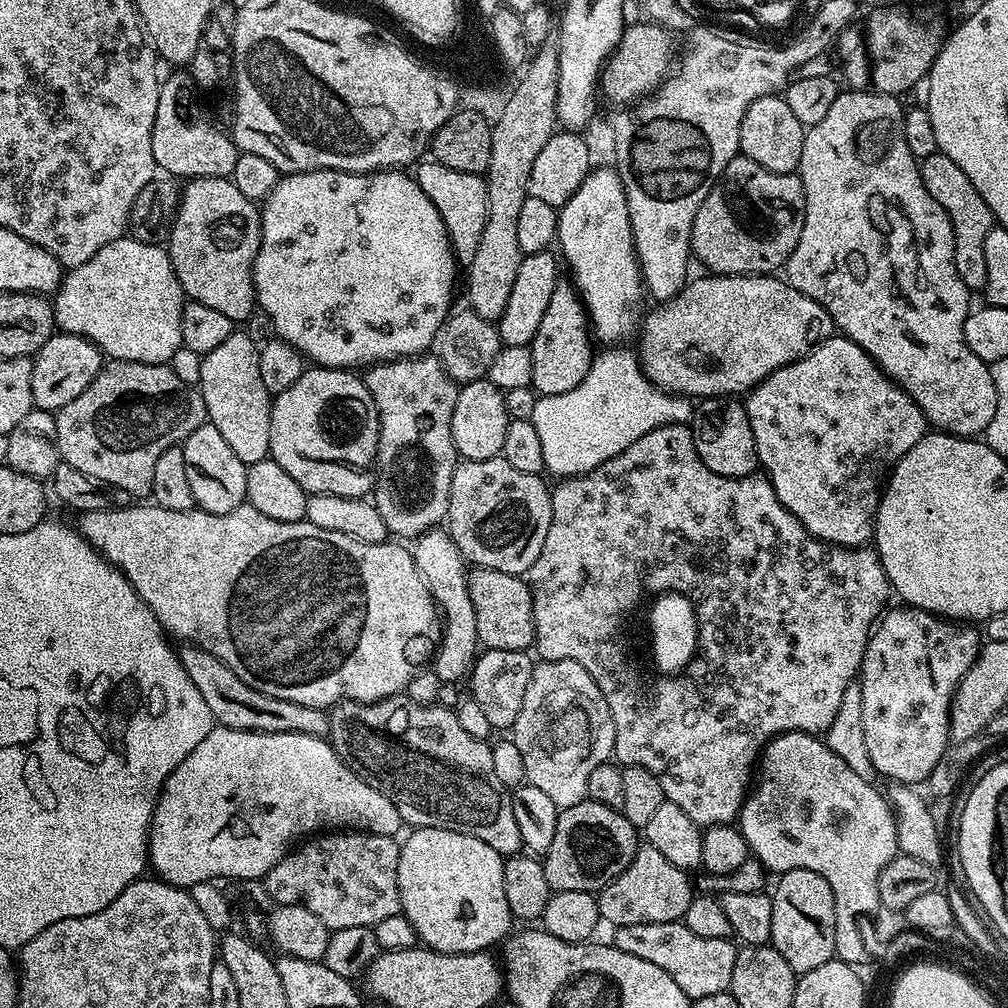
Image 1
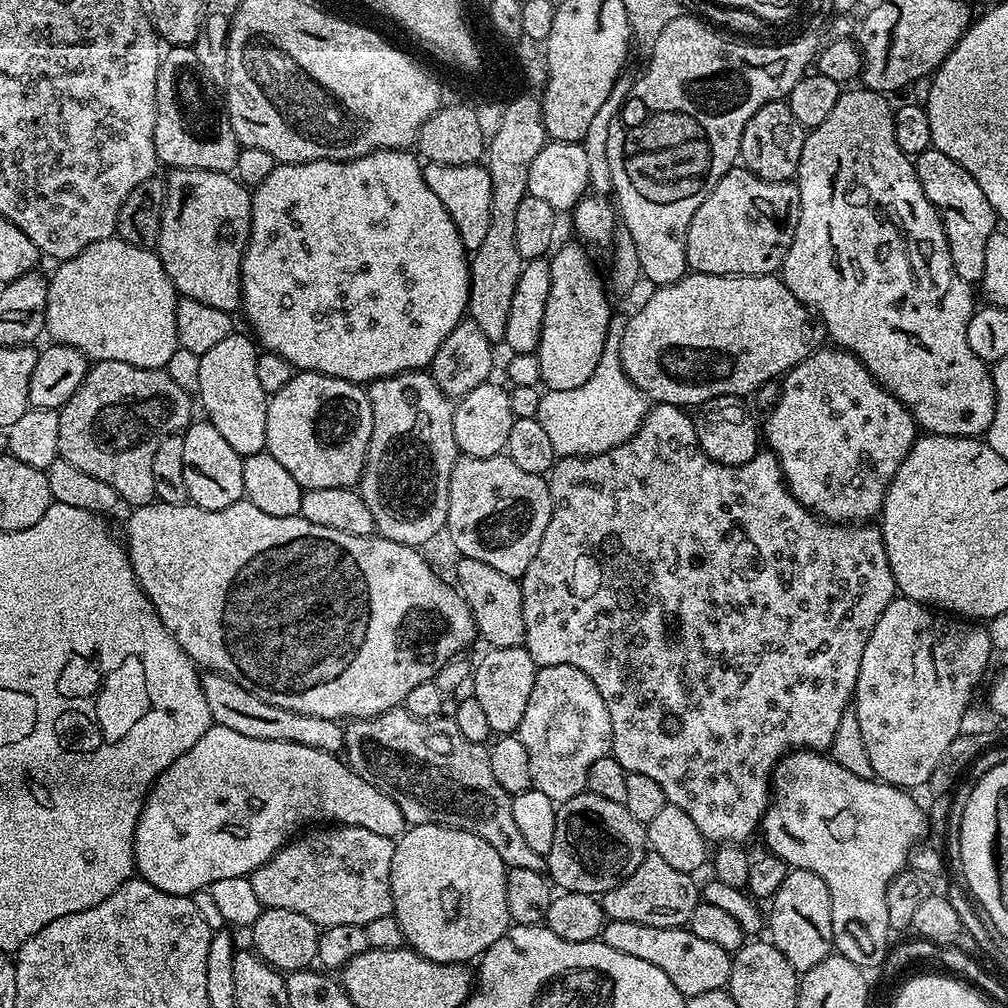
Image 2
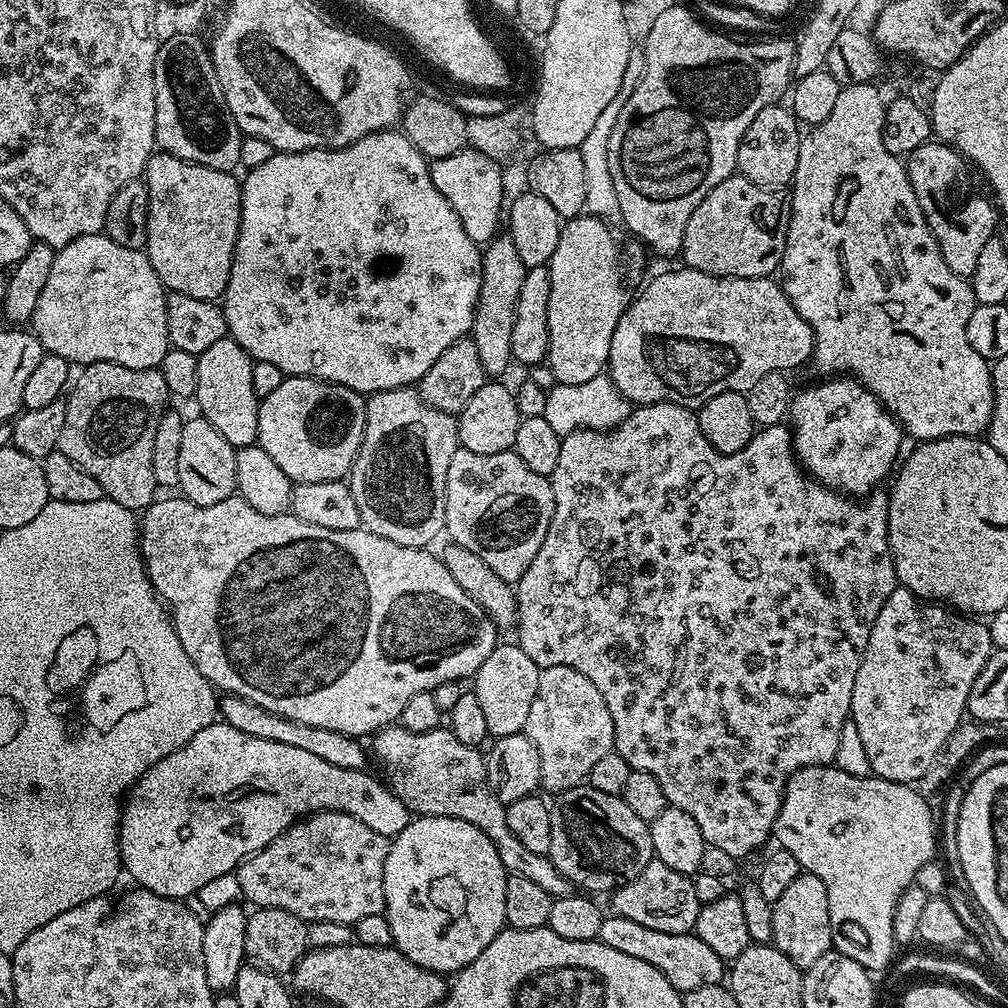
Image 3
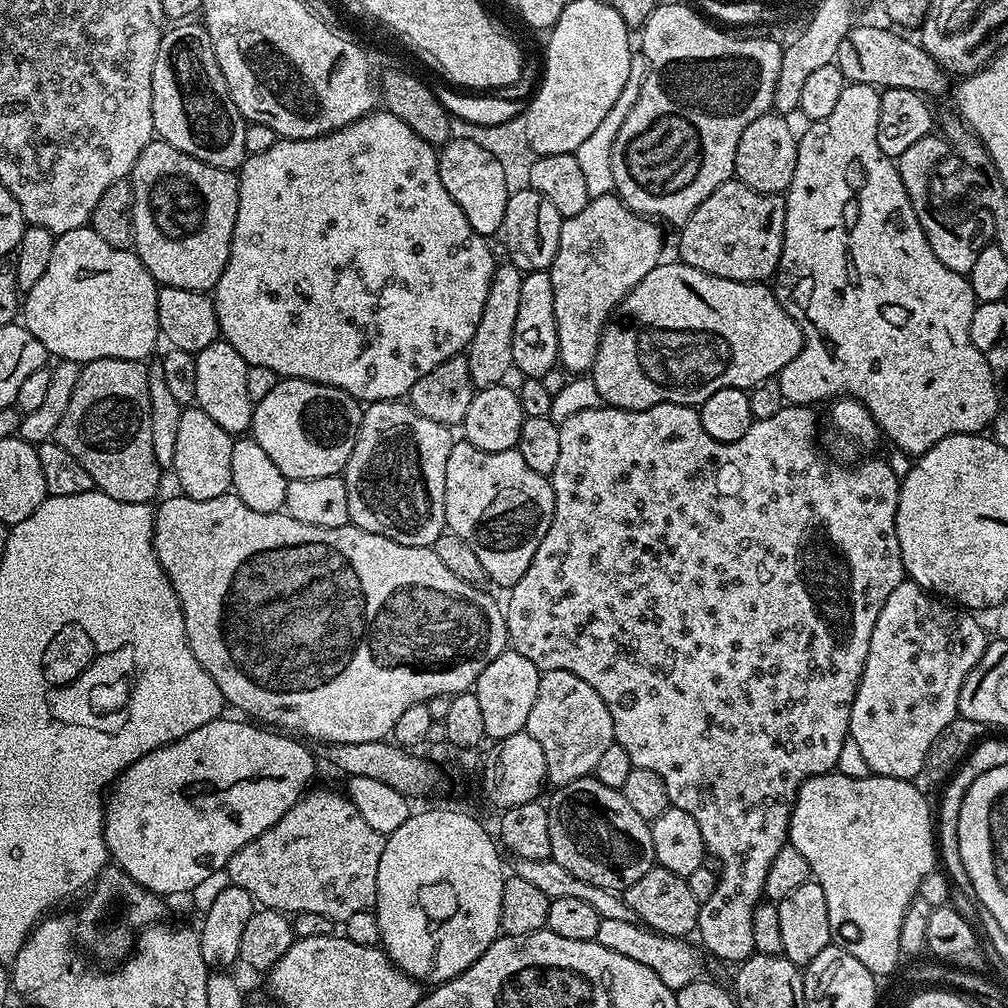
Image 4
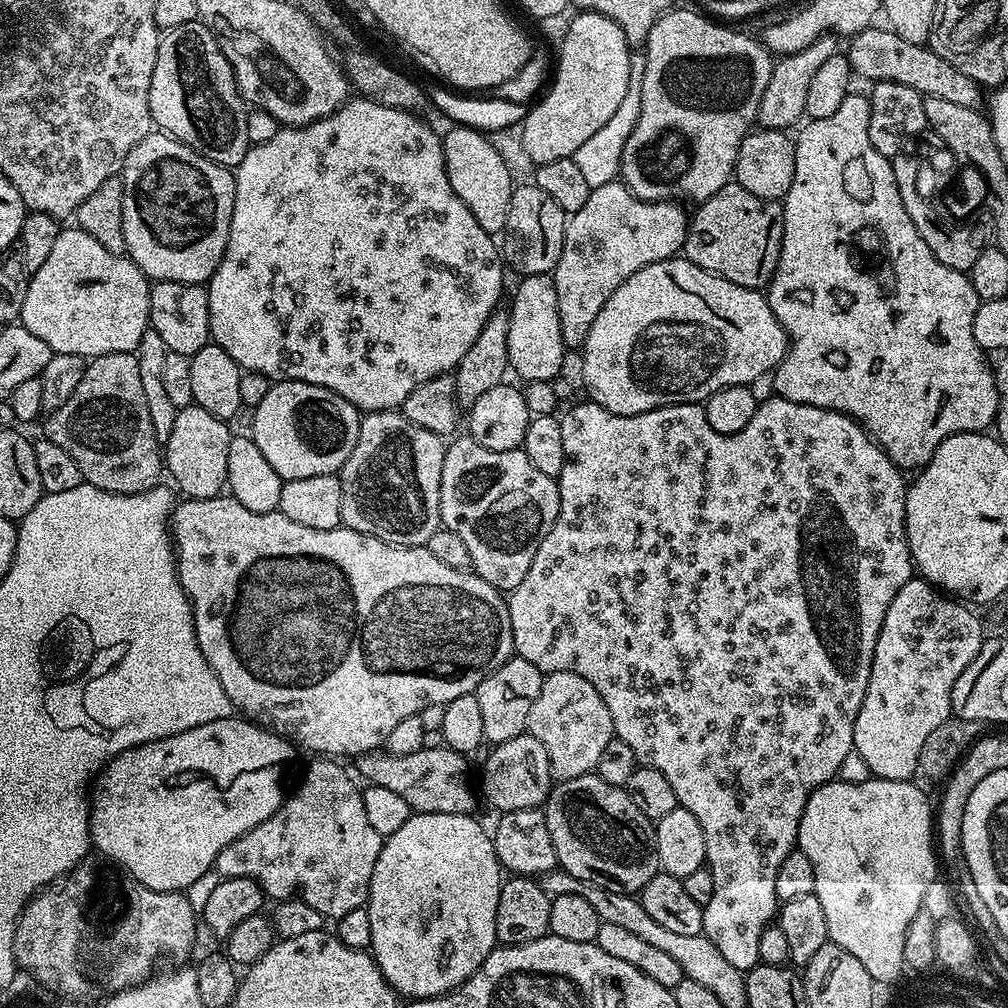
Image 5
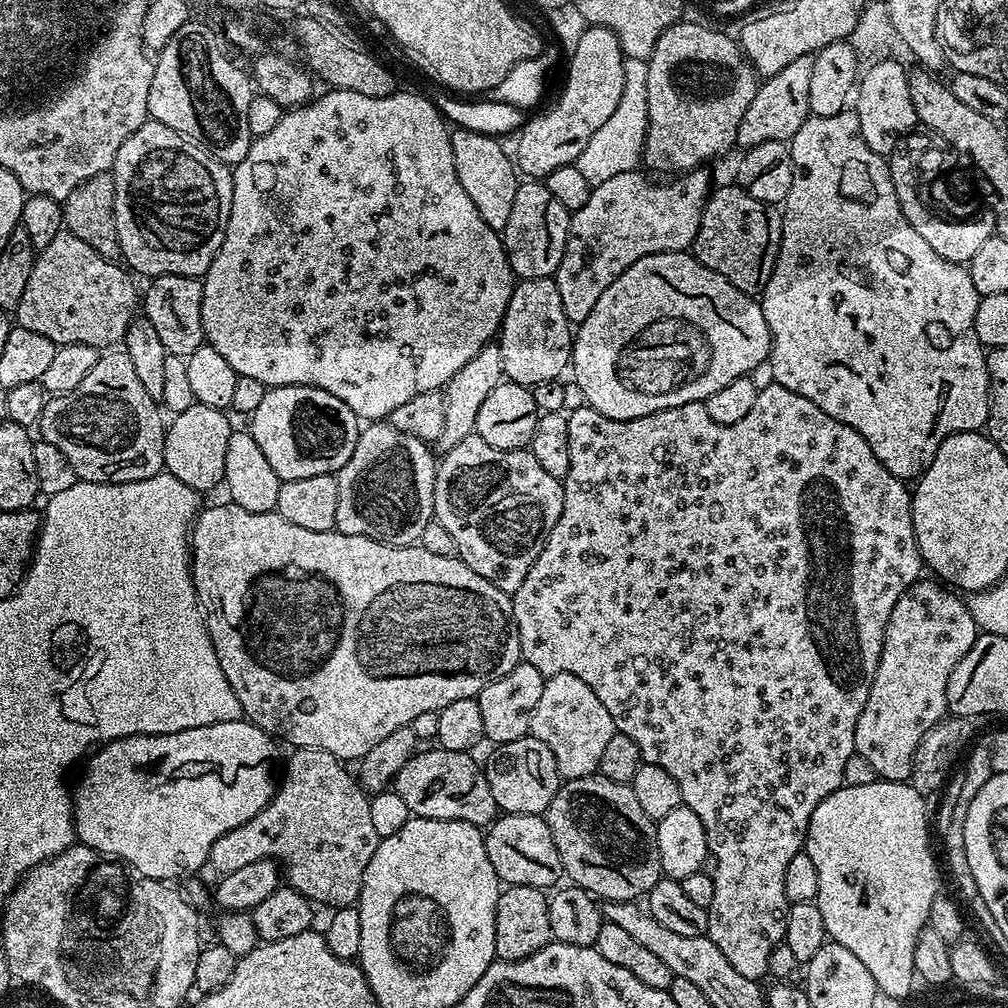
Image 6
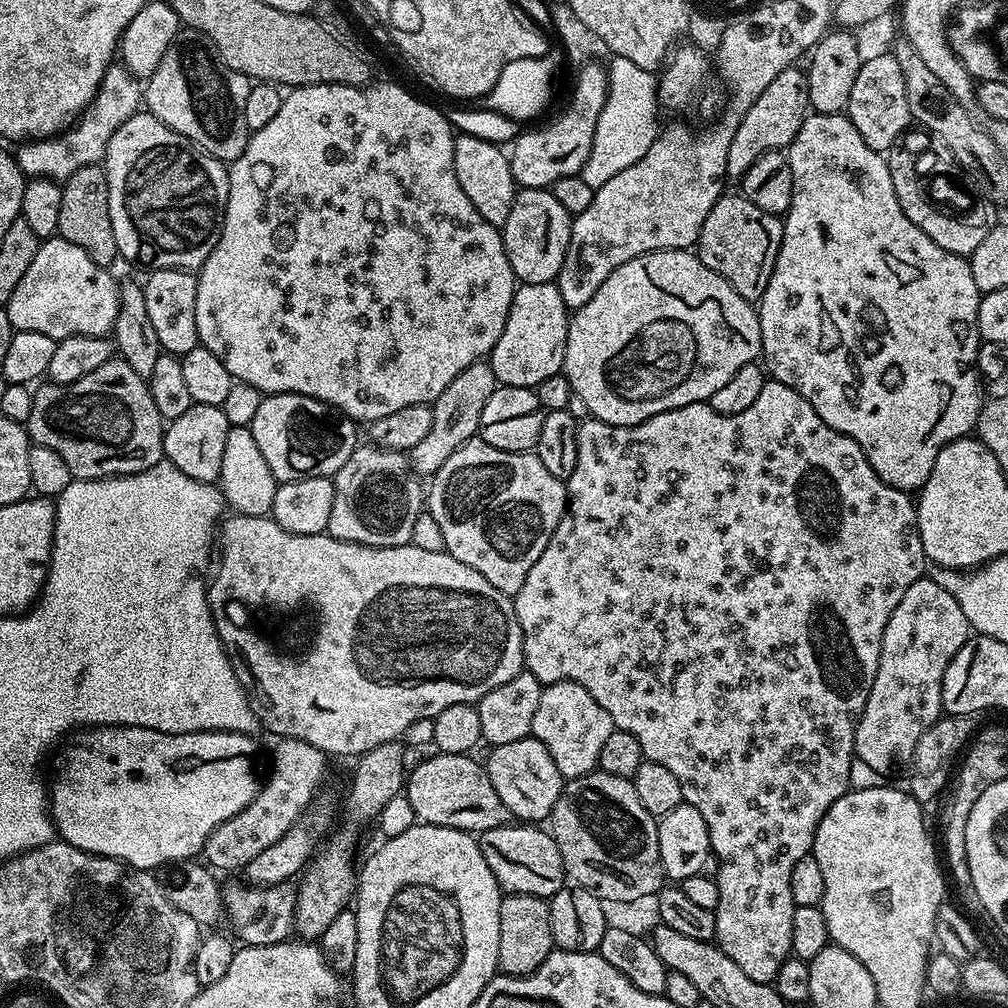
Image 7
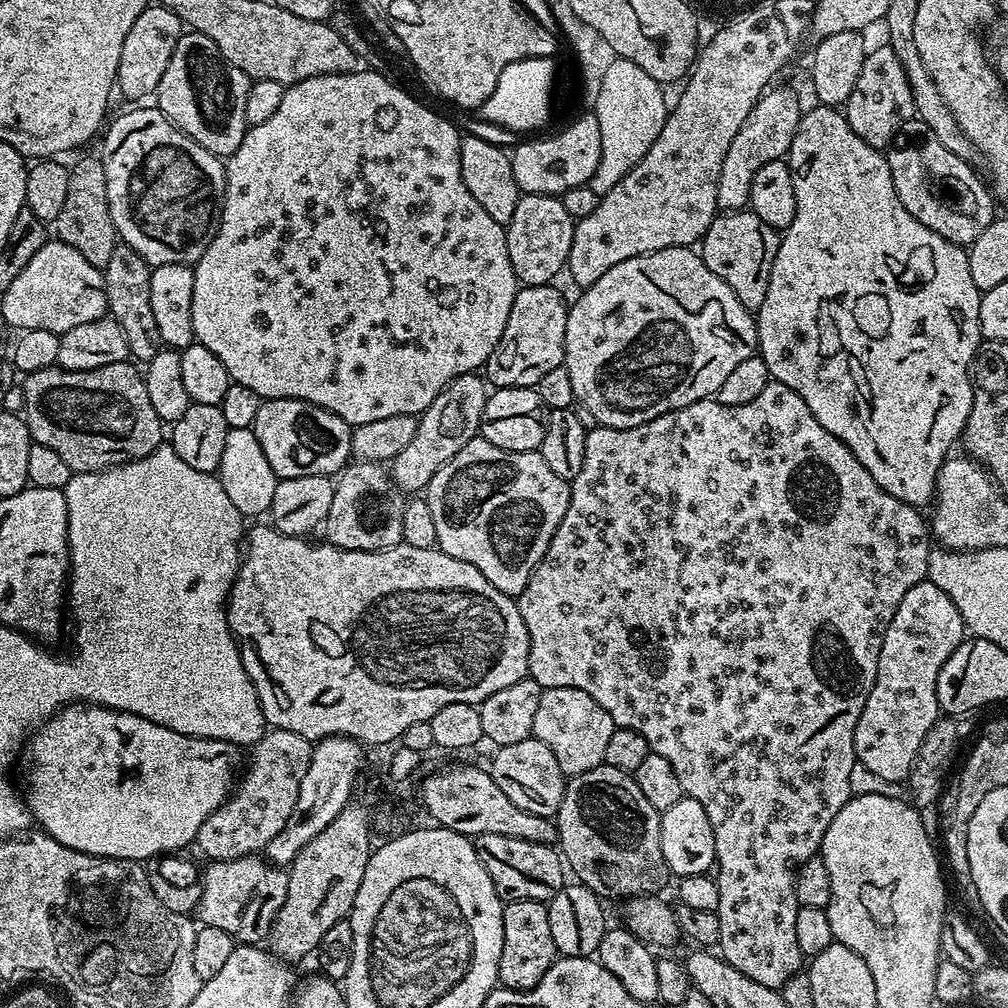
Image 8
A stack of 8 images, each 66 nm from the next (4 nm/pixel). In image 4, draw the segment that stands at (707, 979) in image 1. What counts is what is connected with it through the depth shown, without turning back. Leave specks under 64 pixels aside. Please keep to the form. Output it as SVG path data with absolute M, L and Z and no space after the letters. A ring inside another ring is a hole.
M622 918L601 920L596 940L602 946L606 946L606 950L614 950L614 954L622 954L625 958L654 970L654 974L658 974L658 978L662 978L662 982L666 982L666 986L673 990L694 982L701 975L701 953L699 951L696 953L688 945L687 939L679 936L663 936L661 932L654 932L634 920L630 922L622 922Z

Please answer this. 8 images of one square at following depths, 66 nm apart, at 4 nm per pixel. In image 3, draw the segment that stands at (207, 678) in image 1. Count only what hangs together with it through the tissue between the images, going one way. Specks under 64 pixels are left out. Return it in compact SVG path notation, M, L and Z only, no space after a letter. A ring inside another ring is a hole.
M221 695L218 700L218 716L221 721L234 730L242 730L242 734L254 734L254 738L266 738L270 742L282 742L282 746L294 746L297 750L306 750L317 758L330 762L330 766L342 766L342 770L361 770L370 760L359 739L354 736L343 736L334 730L322 730L322 726L306 726L302 722L294 722L290 718L282 718L278 714L270 714L270 710L262 710L254 702L241 696Z

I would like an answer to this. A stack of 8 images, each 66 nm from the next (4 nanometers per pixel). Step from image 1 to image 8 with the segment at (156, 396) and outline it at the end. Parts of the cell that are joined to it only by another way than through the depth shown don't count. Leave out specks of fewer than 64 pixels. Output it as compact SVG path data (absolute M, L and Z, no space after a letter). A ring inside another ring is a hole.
M123 360L110 366L98 366L94 370L66 370L53 366L46 370L29 372L23 377L23 415L33 441L42 446L50 446L70 466L73 474L78 472L101 472L127 460L137 460L161 447L160 428L162 422L154 414L154 406L146 394L146 382L141 369L135 363Z

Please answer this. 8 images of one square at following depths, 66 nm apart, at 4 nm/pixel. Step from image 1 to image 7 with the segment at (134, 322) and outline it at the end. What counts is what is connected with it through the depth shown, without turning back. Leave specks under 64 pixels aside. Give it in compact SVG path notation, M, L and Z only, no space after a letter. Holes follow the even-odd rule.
M58 234L47 237L6 301L8 320L17 332L46 334L57 342L71 336L107 337L116 327L120 310L120 284L112 274L98 266L82 246L74 246Z

